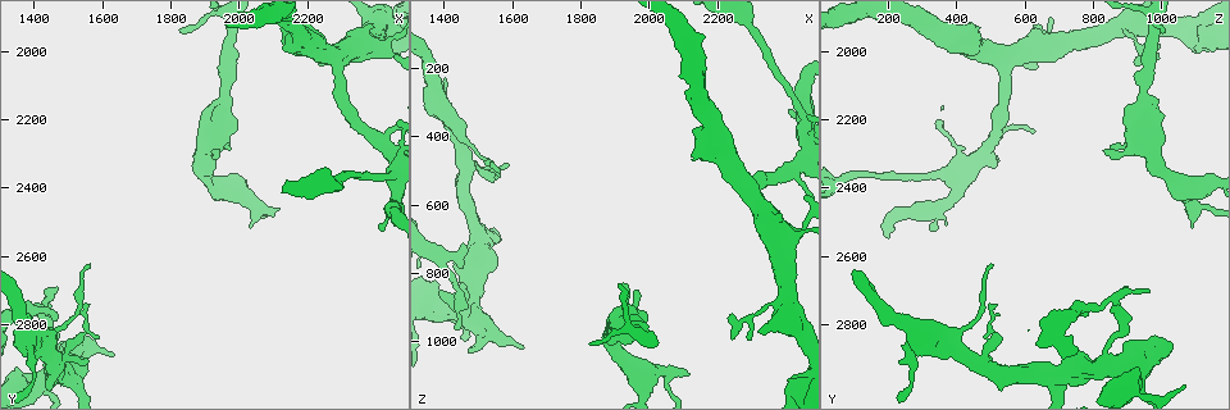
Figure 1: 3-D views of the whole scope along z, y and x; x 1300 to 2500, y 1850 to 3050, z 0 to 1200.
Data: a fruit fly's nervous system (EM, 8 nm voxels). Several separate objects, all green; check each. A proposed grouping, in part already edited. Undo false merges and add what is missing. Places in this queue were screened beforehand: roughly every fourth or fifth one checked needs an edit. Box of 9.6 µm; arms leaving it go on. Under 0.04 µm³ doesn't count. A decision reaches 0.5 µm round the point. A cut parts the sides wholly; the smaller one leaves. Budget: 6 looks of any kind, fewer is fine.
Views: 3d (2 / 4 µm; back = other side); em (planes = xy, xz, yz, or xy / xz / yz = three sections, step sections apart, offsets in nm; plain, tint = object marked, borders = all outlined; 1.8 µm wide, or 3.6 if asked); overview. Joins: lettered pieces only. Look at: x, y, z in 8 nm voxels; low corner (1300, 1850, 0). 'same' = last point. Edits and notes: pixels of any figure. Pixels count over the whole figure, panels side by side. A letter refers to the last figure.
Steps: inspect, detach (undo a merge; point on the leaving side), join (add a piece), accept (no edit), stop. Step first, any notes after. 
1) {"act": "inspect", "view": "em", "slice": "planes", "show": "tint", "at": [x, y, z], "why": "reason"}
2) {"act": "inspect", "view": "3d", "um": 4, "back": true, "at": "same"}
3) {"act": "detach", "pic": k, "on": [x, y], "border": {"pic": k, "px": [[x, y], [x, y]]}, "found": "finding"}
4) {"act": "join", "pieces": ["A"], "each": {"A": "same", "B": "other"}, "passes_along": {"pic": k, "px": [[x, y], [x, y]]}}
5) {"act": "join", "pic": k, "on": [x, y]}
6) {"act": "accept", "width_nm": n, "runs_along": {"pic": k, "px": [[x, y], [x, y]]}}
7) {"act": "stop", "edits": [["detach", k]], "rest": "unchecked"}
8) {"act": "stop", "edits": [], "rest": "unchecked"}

{"act": "inspect", "view": "3d", "um": 4, "at": [2110, 2460, 1100]}

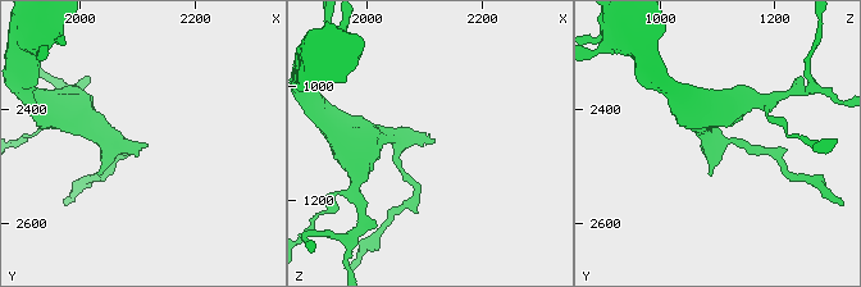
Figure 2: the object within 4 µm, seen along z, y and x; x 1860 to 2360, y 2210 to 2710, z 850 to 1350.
{"act": "inspect", "view": "em", "um": 3.6, "slice": "xz", "step": 8, "show": "tint", "at": [2115, 2460, 1095]}

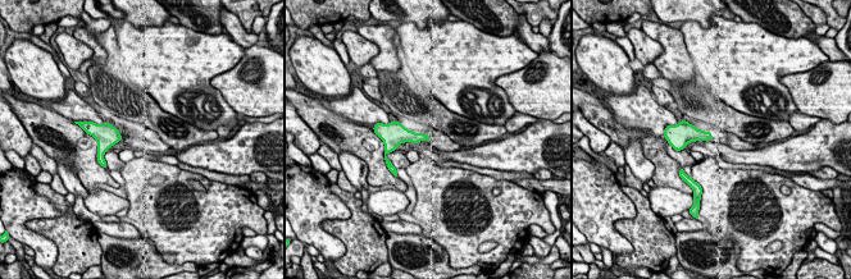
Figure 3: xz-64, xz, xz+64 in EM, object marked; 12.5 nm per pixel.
{"act": "inspect", "view": "em", "um": 3.6, "slice": "planes", "show": "borders", "at": "same"}

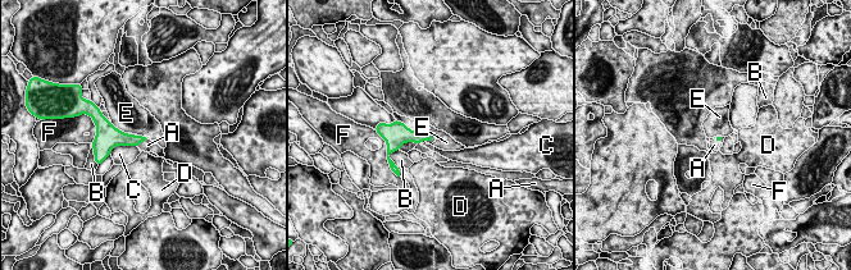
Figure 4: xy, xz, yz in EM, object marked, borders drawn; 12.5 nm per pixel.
{"act": "join", "pieces": ["A"], "each": {"A": "same", "B": "other", "C": "other", "D": "other", "E": "other", "F": "other"}, "found": "it goes on there"}

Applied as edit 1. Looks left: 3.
{"act": "inspect", "view": "overview", "why": "redraw"}

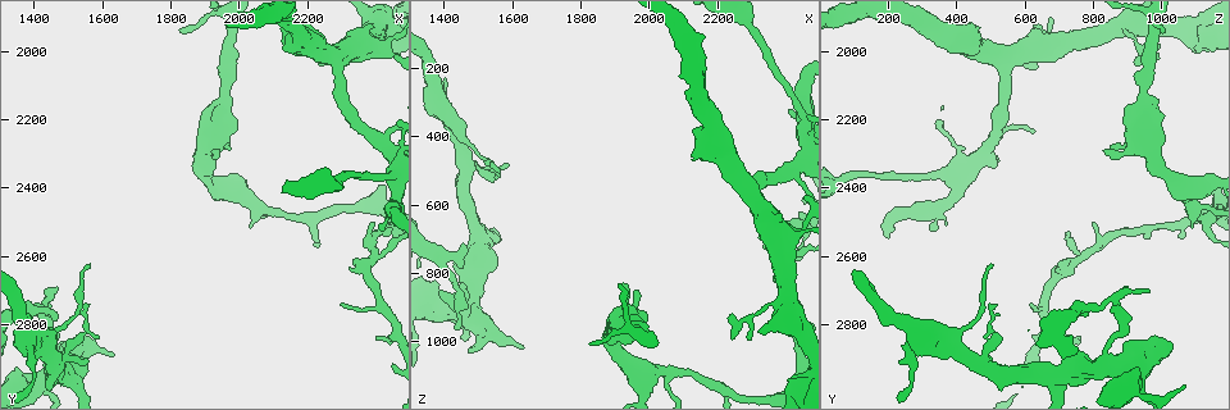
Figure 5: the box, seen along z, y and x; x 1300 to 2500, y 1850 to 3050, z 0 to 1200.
{"act": "inspect", "view": "3d", "um": 2, "at": [1570, 2630, 510], "why": "tapers out"}

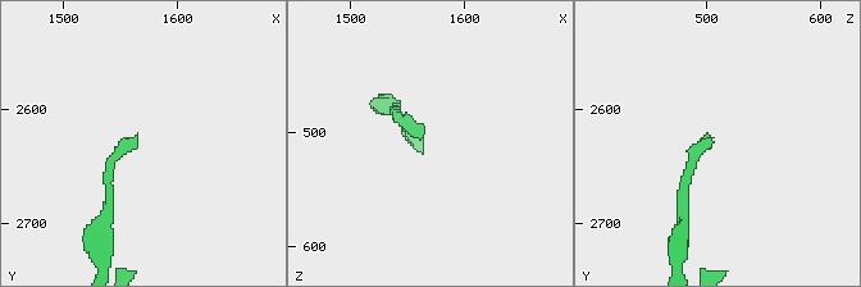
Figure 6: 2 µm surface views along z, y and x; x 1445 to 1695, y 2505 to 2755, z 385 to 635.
{"act": "inspect", "view": "em", "slice": "planes", "show": "borders", "at": [1562, 2626, 508]}

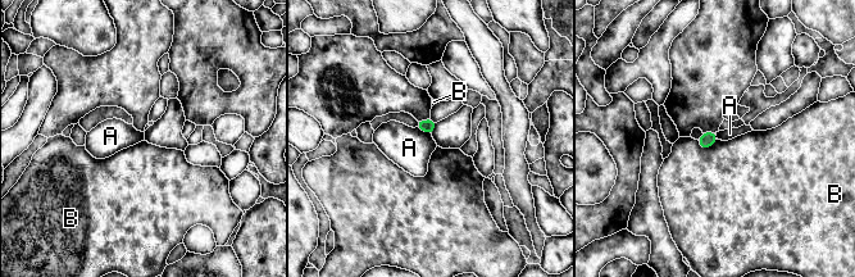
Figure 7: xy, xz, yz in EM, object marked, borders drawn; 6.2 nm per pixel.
{"act": "accept", "longest_contact_nm": ["B", 140], "each": {"A": "other", "B": "other"}, "found": "none of them fits"}

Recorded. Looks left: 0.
{"act": "stop", "edits": [["join", 4]], "rest": "unchecked"}

